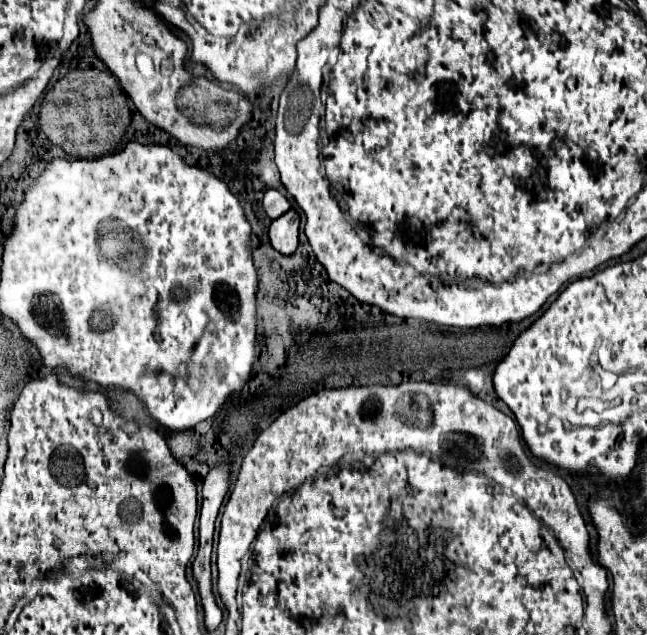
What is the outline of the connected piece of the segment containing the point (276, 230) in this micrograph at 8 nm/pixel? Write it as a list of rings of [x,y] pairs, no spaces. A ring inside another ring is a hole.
[[[291,208],[269,226],[269,238],[277,252],[291,254],[299,244],[299,214]]]

